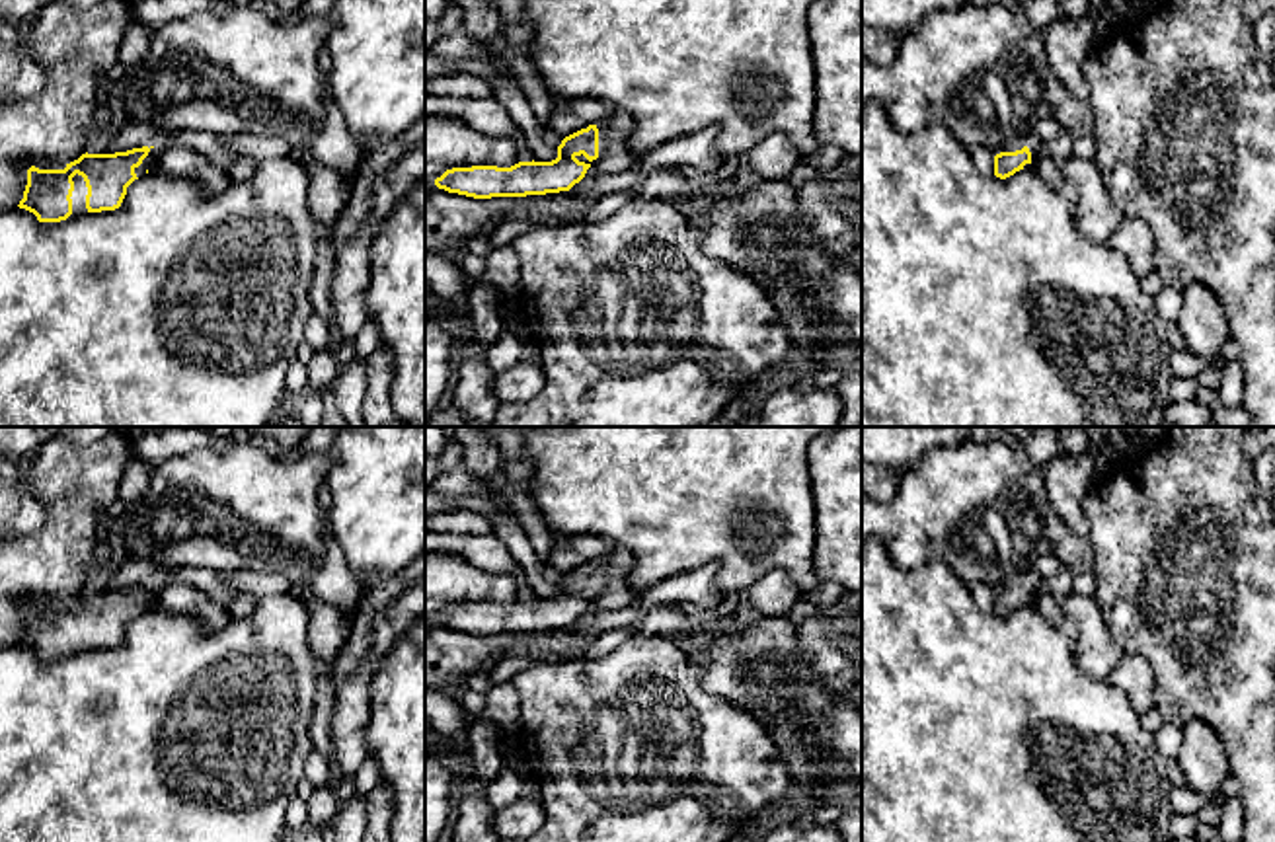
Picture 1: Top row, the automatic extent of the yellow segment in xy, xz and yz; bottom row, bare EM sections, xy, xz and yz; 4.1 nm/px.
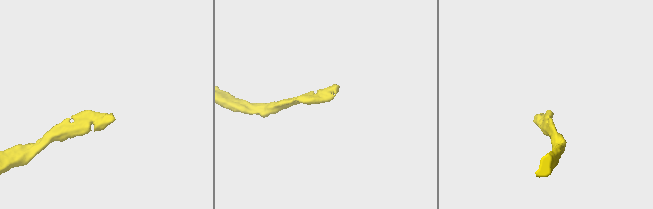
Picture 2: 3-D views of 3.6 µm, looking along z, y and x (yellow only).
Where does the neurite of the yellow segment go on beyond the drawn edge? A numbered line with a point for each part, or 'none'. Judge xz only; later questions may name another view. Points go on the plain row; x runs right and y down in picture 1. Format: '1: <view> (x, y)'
1: xz (615, 568)

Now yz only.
1: yz (1016, 579)

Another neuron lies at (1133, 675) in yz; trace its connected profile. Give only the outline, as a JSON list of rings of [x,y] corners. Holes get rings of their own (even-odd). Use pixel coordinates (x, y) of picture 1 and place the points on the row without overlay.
[[[1123,653],[1107,680],[1131,700],[1137,713],[1144,713],[1156,706],[1154,676],[1146,659]]]

